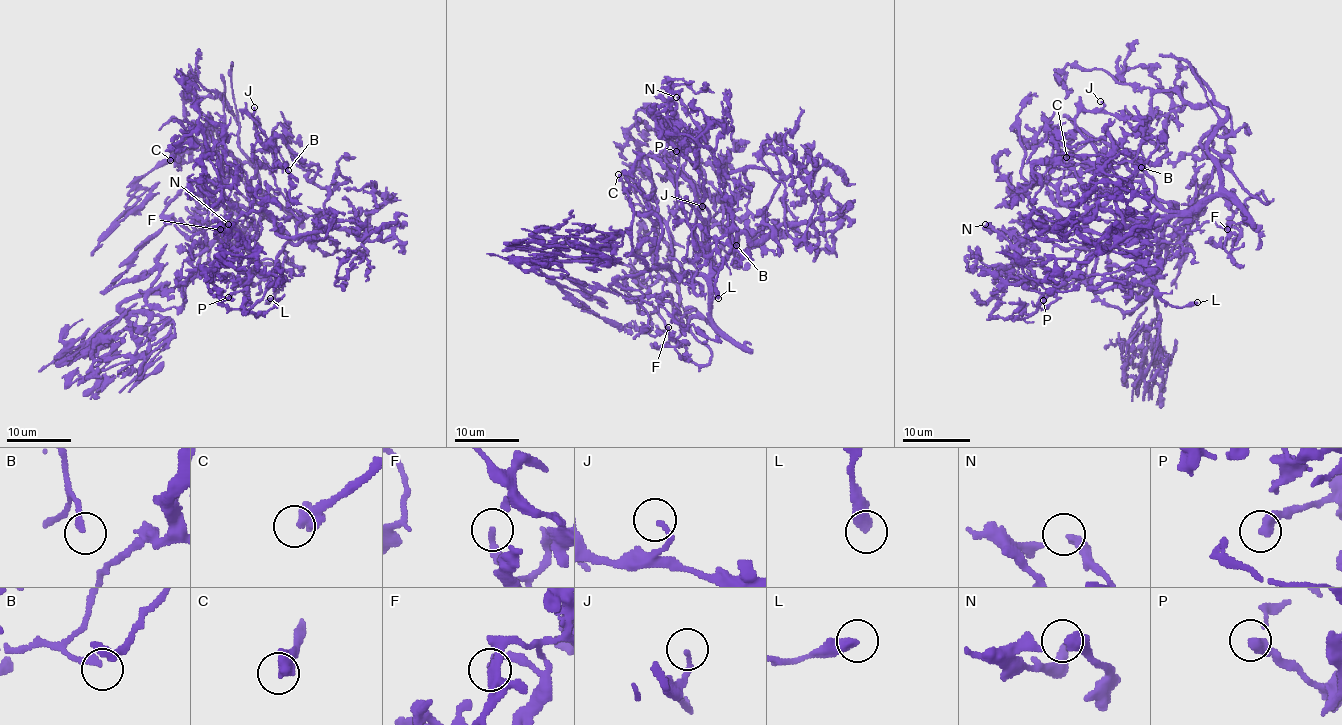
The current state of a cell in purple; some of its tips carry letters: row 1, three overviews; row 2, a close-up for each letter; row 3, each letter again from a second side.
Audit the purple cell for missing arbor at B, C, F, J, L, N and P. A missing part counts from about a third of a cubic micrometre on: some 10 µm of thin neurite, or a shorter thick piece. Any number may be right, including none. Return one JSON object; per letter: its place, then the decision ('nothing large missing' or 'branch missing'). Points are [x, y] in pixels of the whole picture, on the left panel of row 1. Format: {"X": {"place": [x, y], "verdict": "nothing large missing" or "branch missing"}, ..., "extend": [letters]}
{"B": {"place": [288, 170], "verdict": "branch missing"}, "C": {"place": [170, 160], "verdict": "branch missing"}, "F": {"place": [220, 229], "verdict": "nothing large missing"}, "J": {"place": [254, 107], "verdict": "branch missing"}, "L": {"place": [270, 298], "verdict": "nothing large missing"}, "N": {"place": [228, 224], "verdict": "nothing large missing"}, "P": {"place": [228, 297], "verdict": "nothing large missing"}, "extend": ["B", "C", "J"]}

